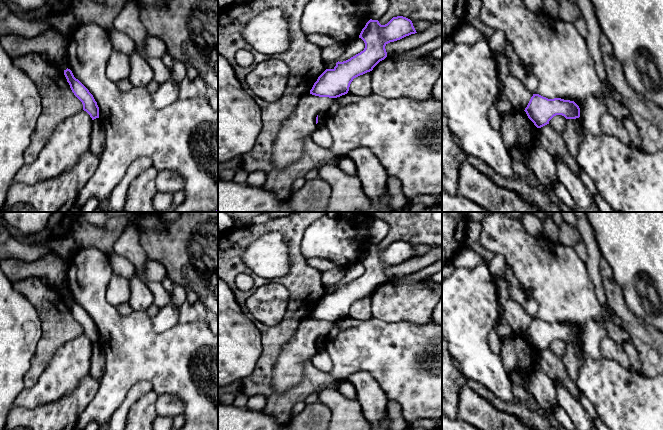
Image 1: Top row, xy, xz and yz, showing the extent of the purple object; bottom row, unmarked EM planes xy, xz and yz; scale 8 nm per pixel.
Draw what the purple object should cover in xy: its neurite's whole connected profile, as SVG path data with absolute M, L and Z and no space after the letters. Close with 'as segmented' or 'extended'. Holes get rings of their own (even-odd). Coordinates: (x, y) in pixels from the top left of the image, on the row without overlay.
M70 293L64 294L64 299L74 319L82 326L83 334L86 335L92 344L99 342L99 331L89 314L74 301Z; as segmented

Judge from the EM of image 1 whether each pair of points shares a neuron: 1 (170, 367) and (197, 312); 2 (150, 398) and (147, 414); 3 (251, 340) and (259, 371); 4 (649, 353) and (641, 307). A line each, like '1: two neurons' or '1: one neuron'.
1: two neurons
2: one neuron
3: two neurons
4: two neurons

